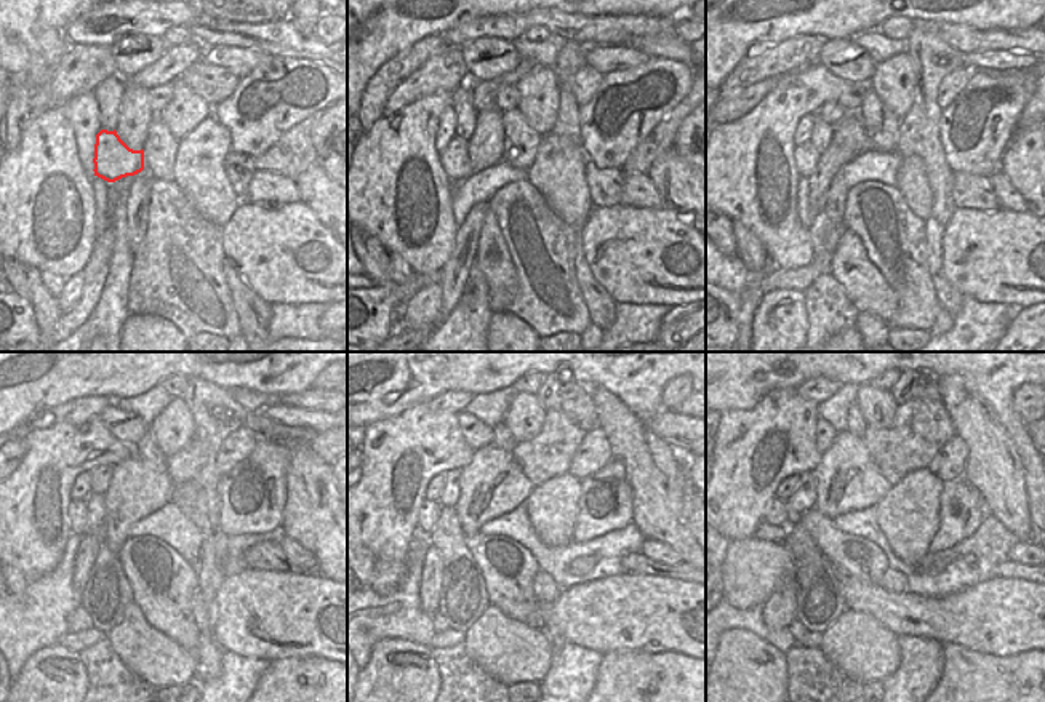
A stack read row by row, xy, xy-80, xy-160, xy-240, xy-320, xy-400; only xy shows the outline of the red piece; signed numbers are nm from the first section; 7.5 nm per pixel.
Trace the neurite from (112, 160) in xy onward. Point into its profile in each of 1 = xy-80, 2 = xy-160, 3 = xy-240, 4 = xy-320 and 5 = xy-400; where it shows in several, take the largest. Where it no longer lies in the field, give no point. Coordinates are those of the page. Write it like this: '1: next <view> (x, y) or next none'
1: next xy-80 (455, 162)
2: next xy-160 (805, 157)
3: next xy-240 (77, 510)
4: next xy-320 (429, 510)
5: next xy-400 (776, 512)

